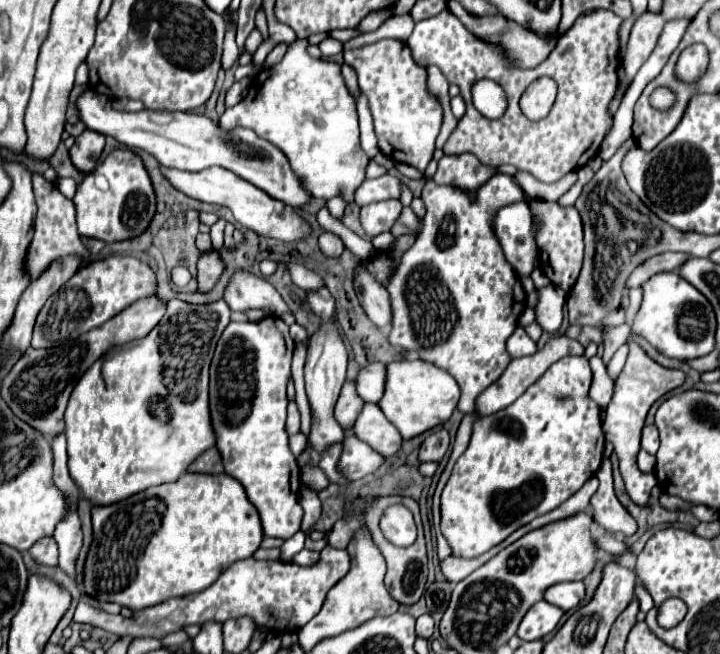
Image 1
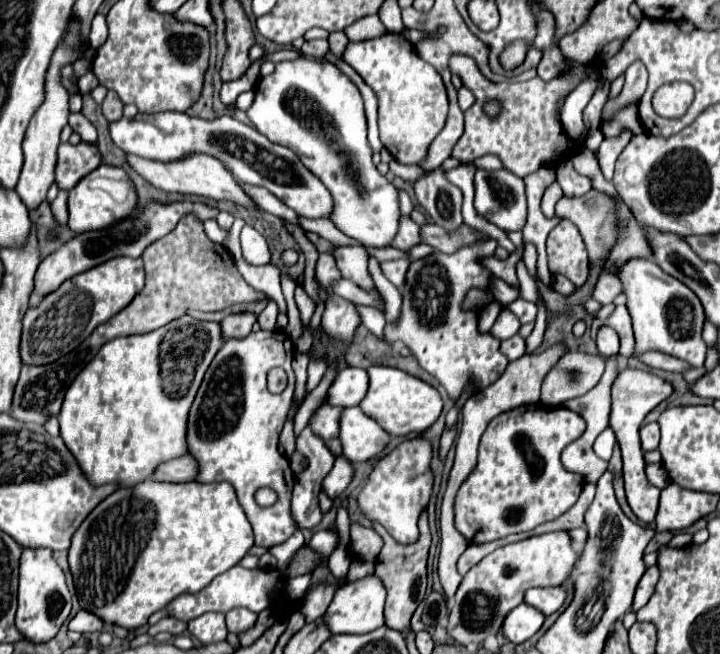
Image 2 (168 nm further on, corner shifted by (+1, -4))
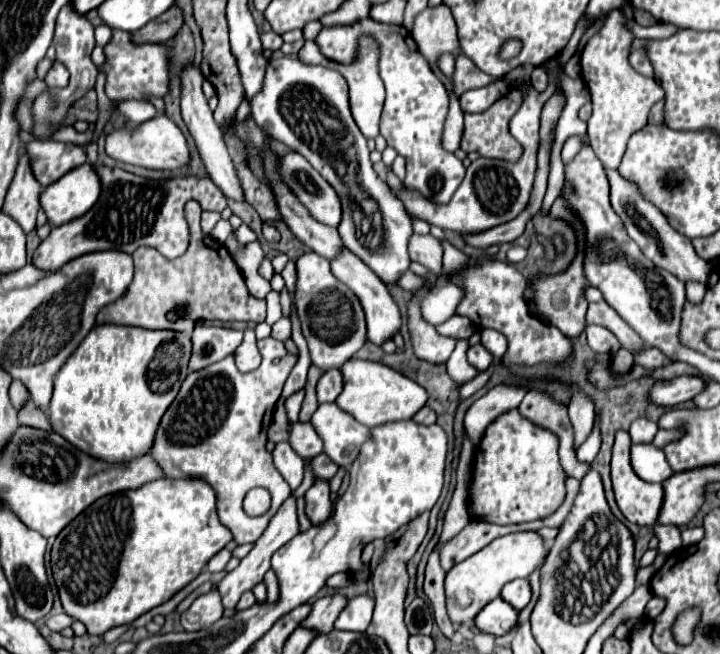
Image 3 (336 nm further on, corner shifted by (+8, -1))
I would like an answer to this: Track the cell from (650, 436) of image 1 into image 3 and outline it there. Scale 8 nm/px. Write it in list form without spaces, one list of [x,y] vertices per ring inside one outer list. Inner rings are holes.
[[[638,418],[632,422],[628,432],[630,432],[632,444],[650,444],[654,434],[658,432],[658,426],[648,418]]]

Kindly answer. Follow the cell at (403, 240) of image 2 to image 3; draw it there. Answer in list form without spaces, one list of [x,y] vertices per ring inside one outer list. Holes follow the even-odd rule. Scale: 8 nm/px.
[[[412,234],[408,240],[408,254],[412,260],[426,266],[430,272],[434,274],[442,272],[442,246],[434,236]]]

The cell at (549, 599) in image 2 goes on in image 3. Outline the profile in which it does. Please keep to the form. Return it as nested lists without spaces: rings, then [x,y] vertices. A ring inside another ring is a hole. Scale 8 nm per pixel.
[[[512,580],[502,588],[502,598],[506,602],[510,602],[514,608],[522,610],[530,604],[532,598],[532,590],[530,590],[530,582],[528,580]]]

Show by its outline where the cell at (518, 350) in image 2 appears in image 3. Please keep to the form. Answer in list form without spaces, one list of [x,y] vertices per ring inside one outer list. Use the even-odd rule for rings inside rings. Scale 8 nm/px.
[[[482,330],[482,344],[494,358],[502,358],[508,350],[508,340],[498,330]]]

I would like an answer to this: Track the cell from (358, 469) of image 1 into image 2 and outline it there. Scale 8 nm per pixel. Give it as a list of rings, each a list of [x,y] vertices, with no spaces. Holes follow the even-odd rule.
[[[343,455],[337,457],[333,469],[327,475],[327,479],[323,479],[323,491],[325,491],[325,495],[331,501],[335,501],[335,497],[339,497],[345,491],[345,487],[351,483],[351,477],[353,477],[351,463]]]

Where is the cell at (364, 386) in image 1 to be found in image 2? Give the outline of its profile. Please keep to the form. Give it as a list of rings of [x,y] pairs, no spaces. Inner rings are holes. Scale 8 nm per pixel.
[[[345,367],[339,371],[327,391],[327,403],[333,407],[353,407],[367,393],[367,371],[359,367]]]

